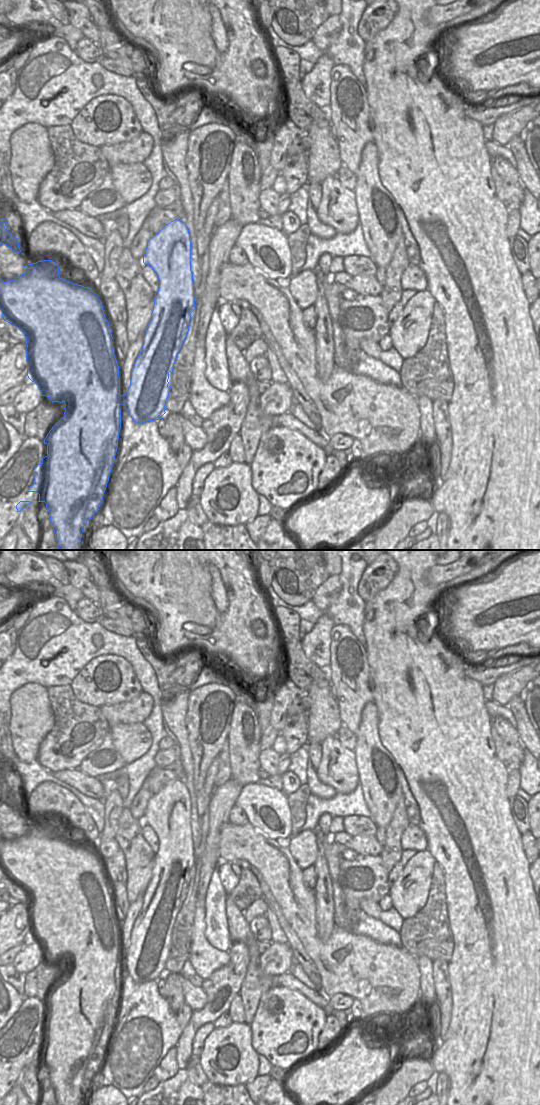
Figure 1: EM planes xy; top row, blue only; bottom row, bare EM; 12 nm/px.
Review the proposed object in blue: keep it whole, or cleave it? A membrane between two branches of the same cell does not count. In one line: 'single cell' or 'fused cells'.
fused cells

